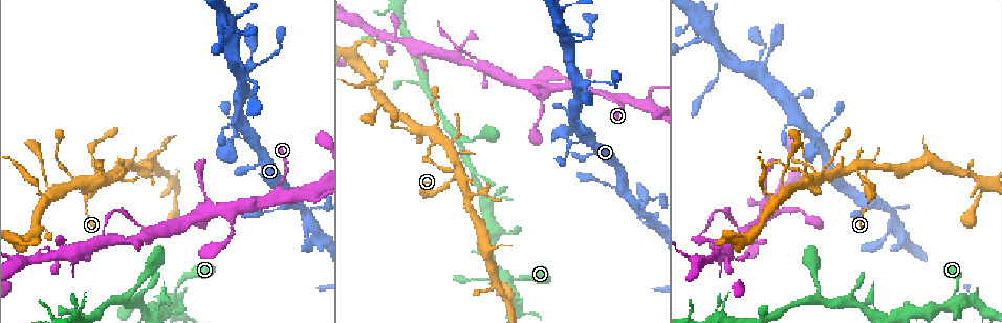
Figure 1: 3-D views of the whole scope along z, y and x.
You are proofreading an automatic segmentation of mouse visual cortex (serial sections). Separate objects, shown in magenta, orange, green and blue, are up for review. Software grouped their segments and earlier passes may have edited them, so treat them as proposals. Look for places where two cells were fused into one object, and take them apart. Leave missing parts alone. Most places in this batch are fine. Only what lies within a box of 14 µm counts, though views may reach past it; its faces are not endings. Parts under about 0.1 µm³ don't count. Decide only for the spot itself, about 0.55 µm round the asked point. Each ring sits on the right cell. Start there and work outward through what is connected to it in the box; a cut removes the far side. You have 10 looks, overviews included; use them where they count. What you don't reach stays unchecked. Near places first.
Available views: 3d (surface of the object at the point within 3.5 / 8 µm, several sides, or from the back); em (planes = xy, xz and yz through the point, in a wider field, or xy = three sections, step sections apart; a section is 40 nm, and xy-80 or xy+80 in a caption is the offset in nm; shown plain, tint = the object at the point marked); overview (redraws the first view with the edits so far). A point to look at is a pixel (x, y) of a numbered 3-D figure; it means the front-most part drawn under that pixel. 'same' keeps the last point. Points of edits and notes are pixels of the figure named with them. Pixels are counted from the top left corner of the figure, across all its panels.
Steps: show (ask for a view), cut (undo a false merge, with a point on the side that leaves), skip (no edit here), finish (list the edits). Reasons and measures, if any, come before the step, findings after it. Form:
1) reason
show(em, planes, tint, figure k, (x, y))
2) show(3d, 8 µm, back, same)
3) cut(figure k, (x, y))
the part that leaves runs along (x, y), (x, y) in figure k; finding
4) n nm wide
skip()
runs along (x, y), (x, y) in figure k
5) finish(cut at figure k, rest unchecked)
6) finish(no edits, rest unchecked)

calibre changes
show(3d, 3.5 µm, figure 1, (507, 278))

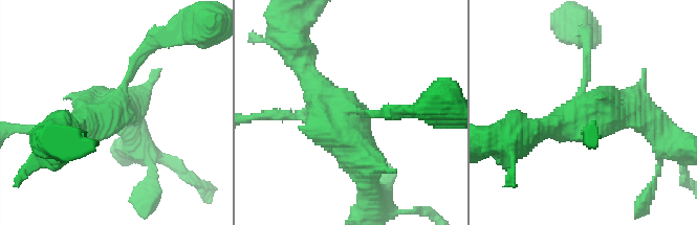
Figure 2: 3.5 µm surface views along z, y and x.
shape alone is not enough
show(em, xy, step 5, tint, figure 2, (580, 106))

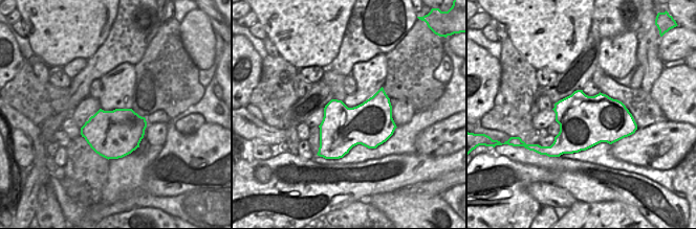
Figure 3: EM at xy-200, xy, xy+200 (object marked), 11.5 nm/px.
skip()
runs along (147, 46), (114, 107), (69, 130) in figure 2; one cell here

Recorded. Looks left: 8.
show(3d, 3.5 µm, figure 1, (893, 219))

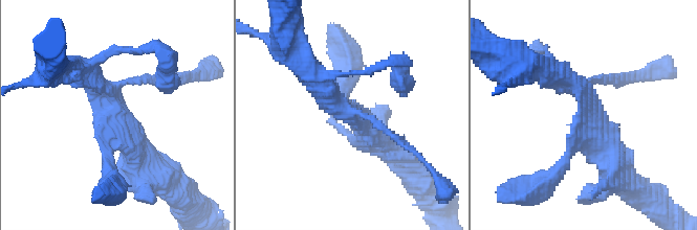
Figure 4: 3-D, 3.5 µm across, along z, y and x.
4 arms; arms of 100, 150, 300, 400 nm; shape alone is not enough
show(em, planes, tint, figure 4, (588, 109))

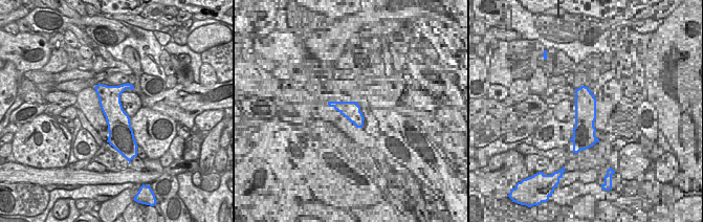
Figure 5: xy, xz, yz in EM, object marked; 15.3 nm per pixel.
360 nm wide
skip()
runs along (79, 72), (111, 95), (147, 168) in figure 4; continuous, no second cell

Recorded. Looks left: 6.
three-way junction
show(3d, 3.5 µm, figure 1, (457, 176))

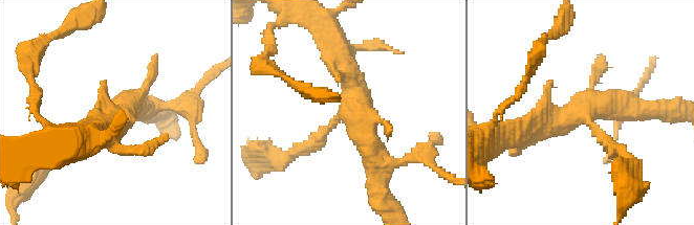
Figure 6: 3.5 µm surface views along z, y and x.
skip()
runs along (301, 149), (353, 106), (340, 52) in figure 6; one cell here

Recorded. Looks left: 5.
show(3d, 8 µm, figure 1, (38, 188))

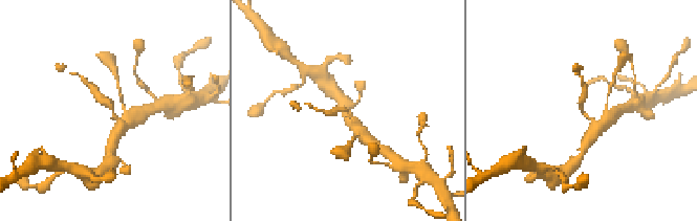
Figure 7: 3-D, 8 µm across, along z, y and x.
arms of 200, 400 nm; shape alone is not enough
show(em, xy, step 1, tint, figure 7, (113, 111))

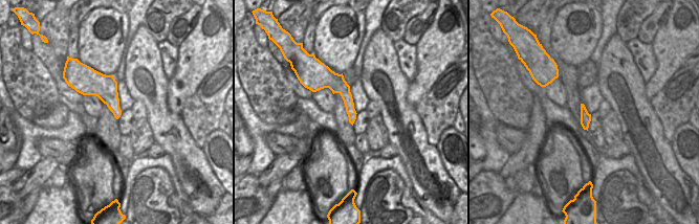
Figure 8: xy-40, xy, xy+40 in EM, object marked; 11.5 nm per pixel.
skip()
continuous, no second cell

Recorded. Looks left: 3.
finish(no edits, rest unchecked)

